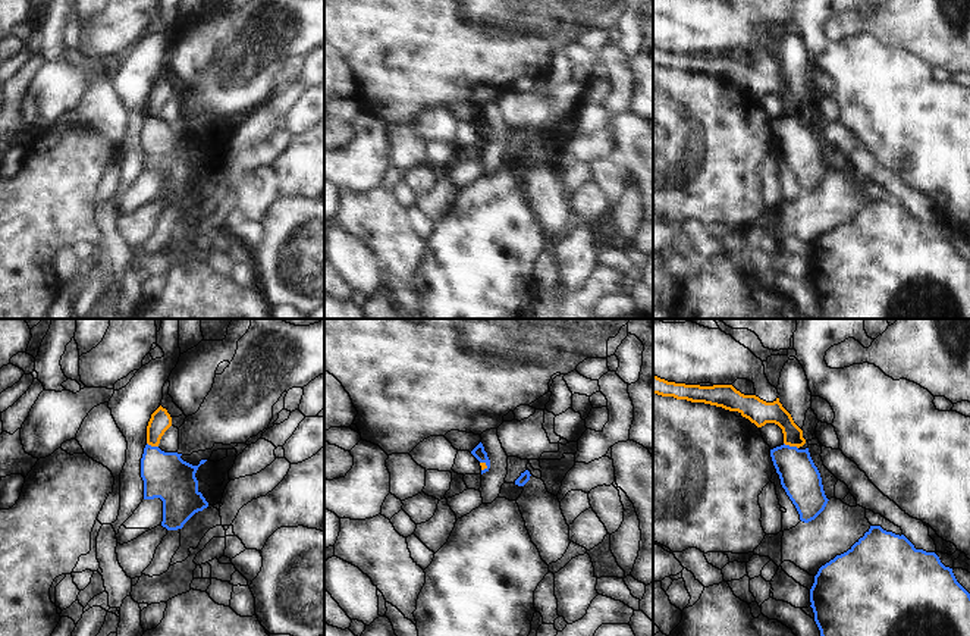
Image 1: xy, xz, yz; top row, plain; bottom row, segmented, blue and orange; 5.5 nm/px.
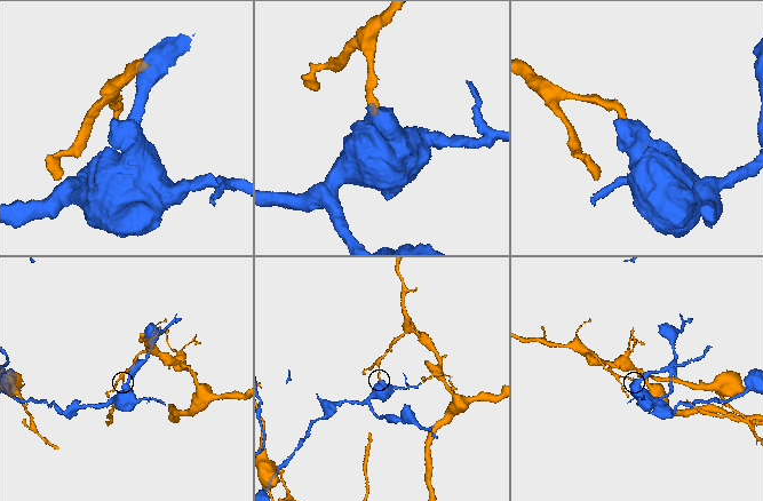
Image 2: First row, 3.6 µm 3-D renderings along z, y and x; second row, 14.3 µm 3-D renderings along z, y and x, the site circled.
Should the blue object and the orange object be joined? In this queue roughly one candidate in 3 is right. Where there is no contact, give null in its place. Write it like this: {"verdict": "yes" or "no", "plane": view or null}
{"verdict": "no", "plane": "yz"}

